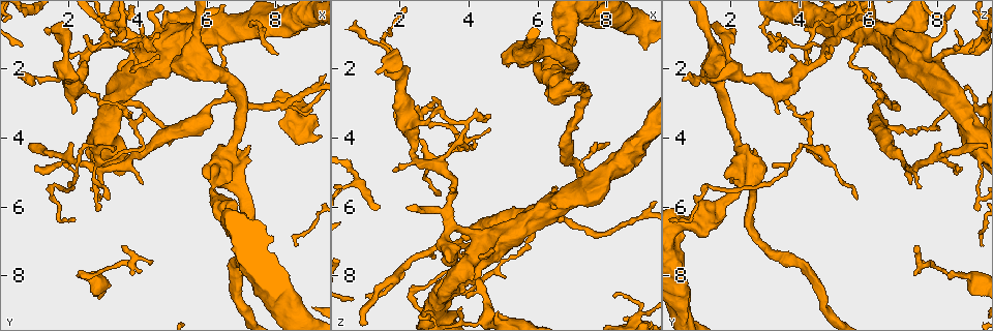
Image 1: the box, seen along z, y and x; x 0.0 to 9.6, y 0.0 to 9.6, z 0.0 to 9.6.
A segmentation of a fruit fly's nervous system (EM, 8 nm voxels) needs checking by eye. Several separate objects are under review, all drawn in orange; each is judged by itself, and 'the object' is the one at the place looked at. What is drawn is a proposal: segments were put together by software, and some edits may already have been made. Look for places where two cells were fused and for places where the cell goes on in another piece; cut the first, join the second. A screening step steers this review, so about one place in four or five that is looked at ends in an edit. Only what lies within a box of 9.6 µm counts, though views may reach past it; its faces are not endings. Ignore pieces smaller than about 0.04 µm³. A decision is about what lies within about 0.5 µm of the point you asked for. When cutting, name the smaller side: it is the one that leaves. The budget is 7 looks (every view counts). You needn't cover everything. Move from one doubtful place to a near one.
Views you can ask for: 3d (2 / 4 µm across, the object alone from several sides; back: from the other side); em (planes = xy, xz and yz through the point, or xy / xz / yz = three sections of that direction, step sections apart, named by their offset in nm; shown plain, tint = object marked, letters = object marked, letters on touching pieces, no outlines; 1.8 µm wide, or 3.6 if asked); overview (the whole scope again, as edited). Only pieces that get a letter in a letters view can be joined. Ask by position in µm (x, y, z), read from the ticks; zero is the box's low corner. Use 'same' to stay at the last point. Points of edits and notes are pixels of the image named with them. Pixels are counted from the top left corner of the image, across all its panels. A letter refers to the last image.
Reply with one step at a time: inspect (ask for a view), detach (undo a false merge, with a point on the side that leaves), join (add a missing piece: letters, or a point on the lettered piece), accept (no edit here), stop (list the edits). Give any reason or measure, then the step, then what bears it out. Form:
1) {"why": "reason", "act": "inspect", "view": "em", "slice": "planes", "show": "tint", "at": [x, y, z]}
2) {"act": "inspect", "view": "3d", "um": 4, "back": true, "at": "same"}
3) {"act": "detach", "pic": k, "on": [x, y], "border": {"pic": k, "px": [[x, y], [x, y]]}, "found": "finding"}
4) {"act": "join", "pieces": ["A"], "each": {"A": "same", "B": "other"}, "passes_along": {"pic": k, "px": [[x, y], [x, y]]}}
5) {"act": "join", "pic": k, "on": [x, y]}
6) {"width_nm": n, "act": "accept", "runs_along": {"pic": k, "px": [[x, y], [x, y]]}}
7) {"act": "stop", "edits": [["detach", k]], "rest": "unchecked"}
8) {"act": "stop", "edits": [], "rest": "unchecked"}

{"why": "sudden change in width", "act": "inspect", "view": "em", "slice": "xz", "step": 8, "show": "tint", "at": [6.70, 6.50, 0.80]}

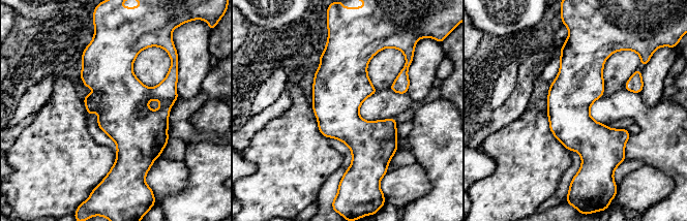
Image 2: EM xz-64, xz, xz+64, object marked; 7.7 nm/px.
{"act": "inspect", "view": "em", "slice": "planes", "show": "letters", "at": "same"}

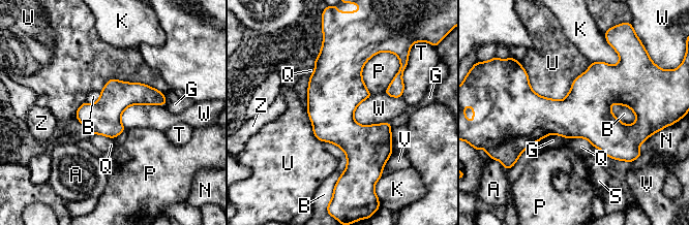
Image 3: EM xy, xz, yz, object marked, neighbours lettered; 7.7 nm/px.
{"width_nm": 260, "act": "accept", "each": {"A": "other", "B": "other", "G": "other", "K": "other", "N": "other", "P": "other", "Q": "other", "S": "other", "T": "other", "U": "other", "V": "other", "W": "other", "Z": "other"}, "border": {"pic": 3, "px": [[353, 114], [363, 125], [389, 122]]}, "found": "continuous, no second cell"}

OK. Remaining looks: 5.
{"why": "thick end", "act": "inspect", "view": "3d", "um": 4, "at": [5.15, 2.00, 2.00]}

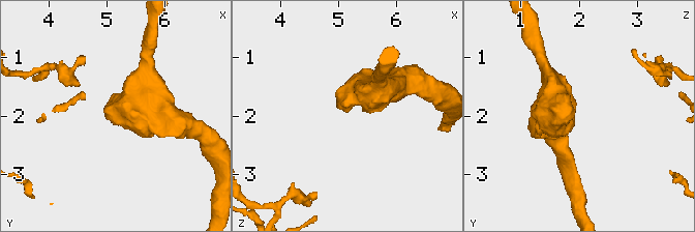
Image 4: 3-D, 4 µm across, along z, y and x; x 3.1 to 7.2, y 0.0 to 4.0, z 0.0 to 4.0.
{"act": "inspect", "view": "em", "slice": "yz", "step": 16, "show": "letters", "at": [5.20, 1.95, 1.95]}

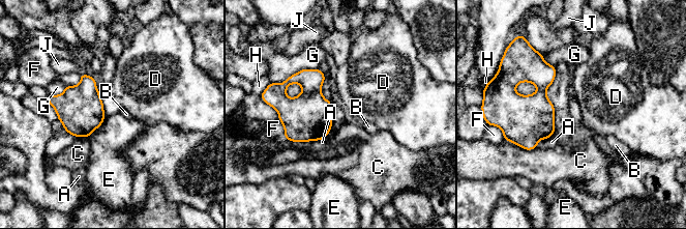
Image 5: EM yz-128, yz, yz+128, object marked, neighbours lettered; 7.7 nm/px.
{"act": "inspect", "view": "em", "slice": "planes", "show": "letters", "at": "same"}

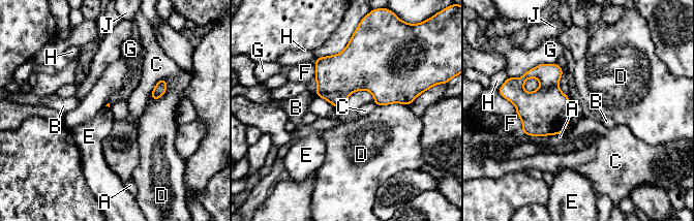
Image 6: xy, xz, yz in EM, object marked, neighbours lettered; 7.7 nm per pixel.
{"act": "accept", "each": {"A": "other", "B": "other", "C": "other", "D": "other", "E": "other", "F": "other", "G": "other", "H": "other", "J": "other"}, "found": "no lettered piece goes on from it"}

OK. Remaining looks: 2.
{"why": "abrupt turn", "act": "inspect", "view": "em", "slice": "xy", "step": 4, "show": "letters", "at": [3.60, 0.85, 6.50]}

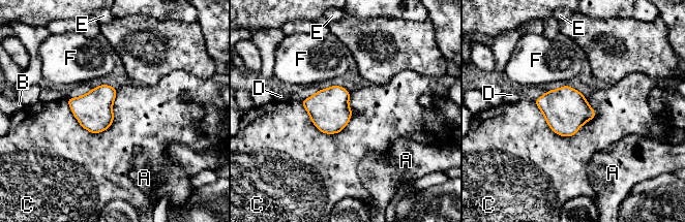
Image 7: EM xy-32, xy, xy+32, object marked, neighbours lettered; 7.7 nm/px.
{"act": "accept", "each": {"A": "other", "B": "other", "C": "other", "D": "other", "E": "other", "F": "other"}, "border": {"pic": 7, "px": [[66, 99], [89, 131], [114, 120]]}, "found": "one cell here"}

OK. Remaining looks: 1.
{"act": "stop", "edits": [], "rest": "unchecked"}

